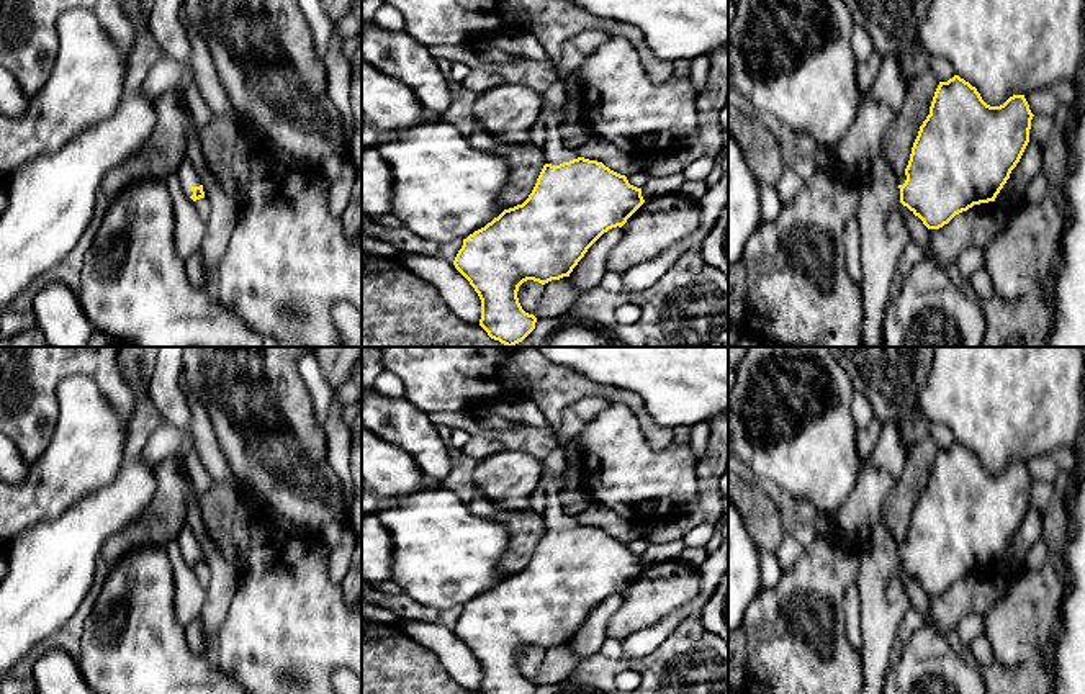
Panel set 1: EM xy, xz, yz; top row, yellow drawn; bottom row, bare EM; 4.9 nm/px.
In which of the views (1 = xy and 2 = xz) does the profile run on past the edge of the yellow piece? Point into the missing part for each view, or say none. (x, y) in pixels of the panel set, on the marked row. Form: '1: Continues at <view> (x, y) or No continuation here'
1: Continues at xy (187, 174)
2: Continues at xz (555, 153)

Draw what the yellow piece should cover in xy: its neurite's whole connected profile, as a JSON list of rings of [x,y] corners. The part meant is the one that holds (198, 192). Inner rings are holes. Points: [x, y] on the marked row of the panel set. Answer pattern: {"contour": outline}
{"contour": [[[183,157],[175,170],[180,187],[193,201],[205,198],[203,180],[188,157]]]}

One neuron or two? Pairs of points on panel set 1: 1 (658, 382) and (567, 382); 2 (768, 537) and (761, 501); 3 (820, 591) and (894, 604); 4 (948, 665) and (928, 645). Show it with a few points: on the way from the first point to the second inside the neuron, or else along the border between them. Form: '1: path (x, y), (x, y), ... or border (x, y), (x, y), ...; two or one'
1: border (560, 364), (598, 383), (632, 392); two
2: path (766, 529), (761, 509); one
3: border (861, 560), (855, 581); two
4: path (943, 660), (933, 650); one

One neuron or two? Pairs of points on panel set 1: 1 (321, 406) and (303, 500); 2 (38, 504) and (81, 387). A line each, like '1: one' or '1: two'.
1: two
2: one

